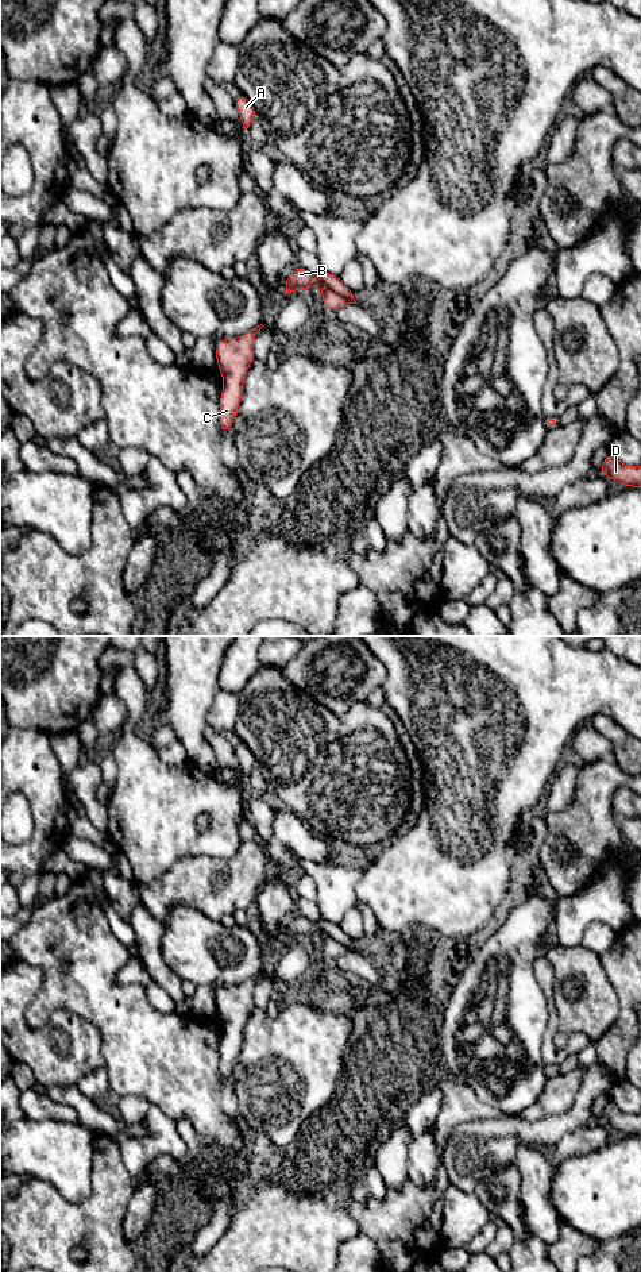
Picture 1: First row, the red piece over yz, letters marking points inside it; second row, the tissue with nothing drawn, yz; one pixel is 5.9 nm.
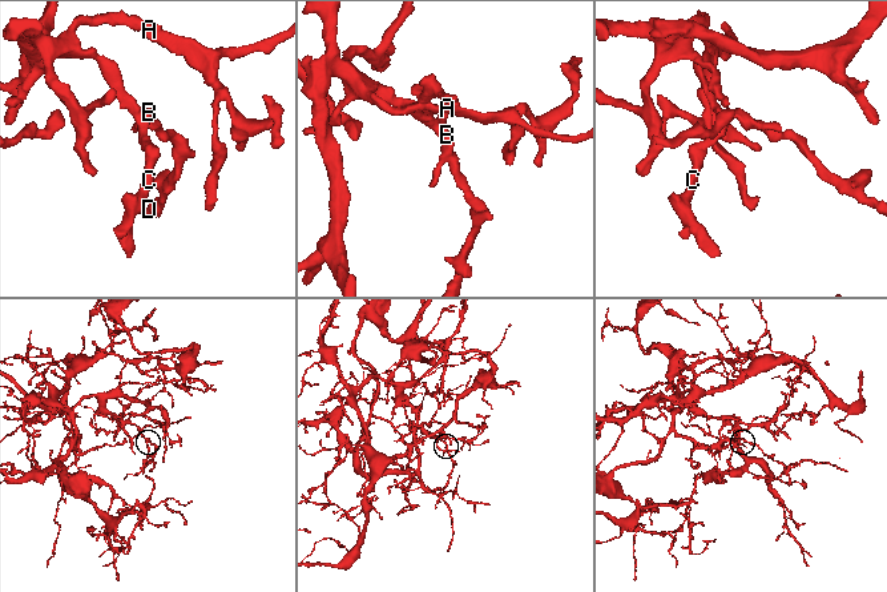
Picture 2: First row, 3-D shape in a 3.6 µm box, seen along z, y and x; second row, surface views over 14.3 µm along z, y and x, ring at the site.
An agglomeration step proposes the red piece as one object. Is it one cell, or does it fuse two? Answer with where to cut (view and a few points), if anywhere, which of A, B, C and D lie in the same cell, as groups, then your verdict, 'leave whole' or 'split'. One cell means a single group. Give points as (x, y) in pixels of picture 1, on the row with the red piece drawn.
cut yz (320, 285), (327, 285), (339, 295), (352, 297); groups A B C / D; split

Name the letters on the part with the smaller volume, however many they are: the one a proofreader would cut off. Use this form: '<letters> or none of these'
D

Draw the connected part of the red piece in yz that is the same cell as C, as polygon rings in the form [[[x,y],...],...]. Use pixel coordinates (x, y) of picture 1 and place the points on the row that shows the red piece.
[[[260,324],[250,332],[229,339],[221,339],[216,346],[216,361],[224,379],[220,397],[220,431],[229,432],[243,396],[243,382],[248,366],[255,361],[252,346]]]

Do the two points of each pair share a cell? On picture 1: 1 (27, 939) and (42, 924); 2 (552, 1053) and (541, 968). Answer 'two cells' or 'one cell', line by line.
1: one cell
2: one cell

